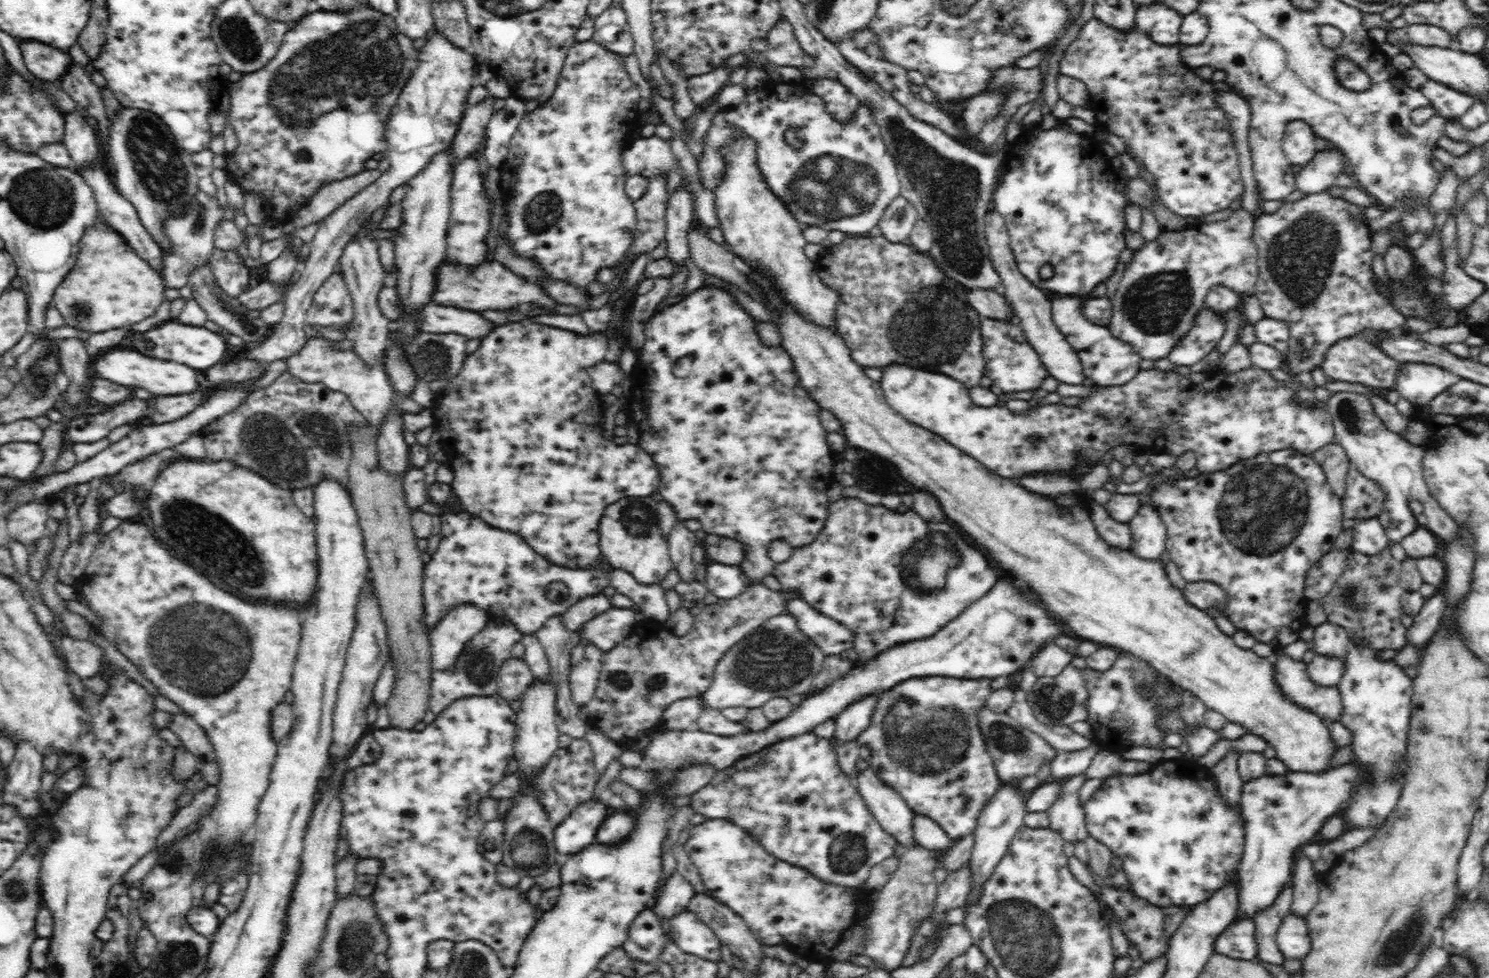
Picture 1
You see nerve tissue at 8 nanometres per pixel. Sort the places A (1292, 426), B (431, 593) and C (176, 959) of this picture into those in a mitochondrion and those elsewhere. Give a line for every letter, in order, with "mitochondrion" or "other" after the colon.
A: other
B: other
C: mitochondrion

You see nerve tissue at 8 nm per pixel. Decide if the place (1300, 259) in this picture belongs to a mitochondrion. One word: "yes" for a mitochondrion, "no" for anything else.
yes

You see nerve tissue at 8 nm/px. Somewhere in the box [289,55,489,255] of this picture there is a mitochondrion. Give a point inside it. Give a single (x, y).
(304, 154)

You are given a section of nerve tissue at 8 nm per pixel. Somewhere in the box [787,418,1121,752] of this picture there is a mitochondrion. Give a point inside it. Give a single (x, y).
(920, 561)

